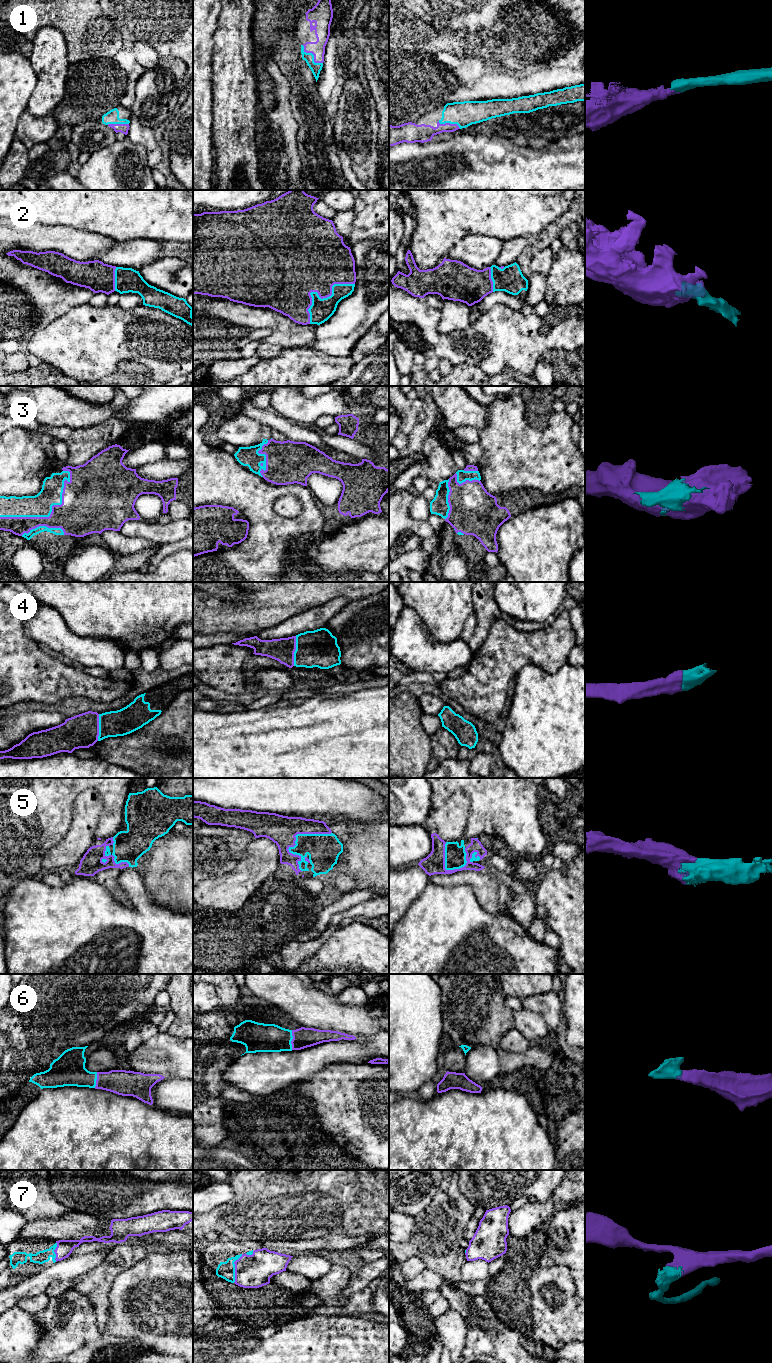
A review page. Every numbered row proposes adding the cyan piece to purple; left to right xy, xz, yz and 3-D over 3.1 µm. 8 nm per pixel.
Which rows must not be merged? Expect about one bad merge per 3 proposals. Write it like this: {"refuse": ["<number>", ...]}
{"refuse": []}

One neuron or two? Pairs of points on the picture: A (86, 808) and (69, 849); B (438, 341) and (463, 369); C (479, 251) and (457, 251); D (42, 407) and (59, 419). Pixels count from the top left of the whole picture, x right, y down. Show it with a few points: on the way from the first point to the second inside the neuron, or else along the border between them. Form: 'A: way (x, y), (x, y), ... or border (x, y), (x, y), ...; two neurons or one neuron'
A: way (85, 818), (79, 839); one neuron
B: border (452, 365), (460, 363), (474, 364), (481, 370); two neurons
C: way (474, 251), (462, 251); one neuron
D: way (46, 407), (55, 415); one neuron

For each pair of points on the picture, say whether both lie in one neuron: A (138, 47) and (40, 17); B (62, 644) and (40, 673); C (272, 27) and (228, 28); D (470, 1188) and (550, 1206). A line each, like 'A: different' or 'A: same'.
A: different
B: different
C: different
D: different

